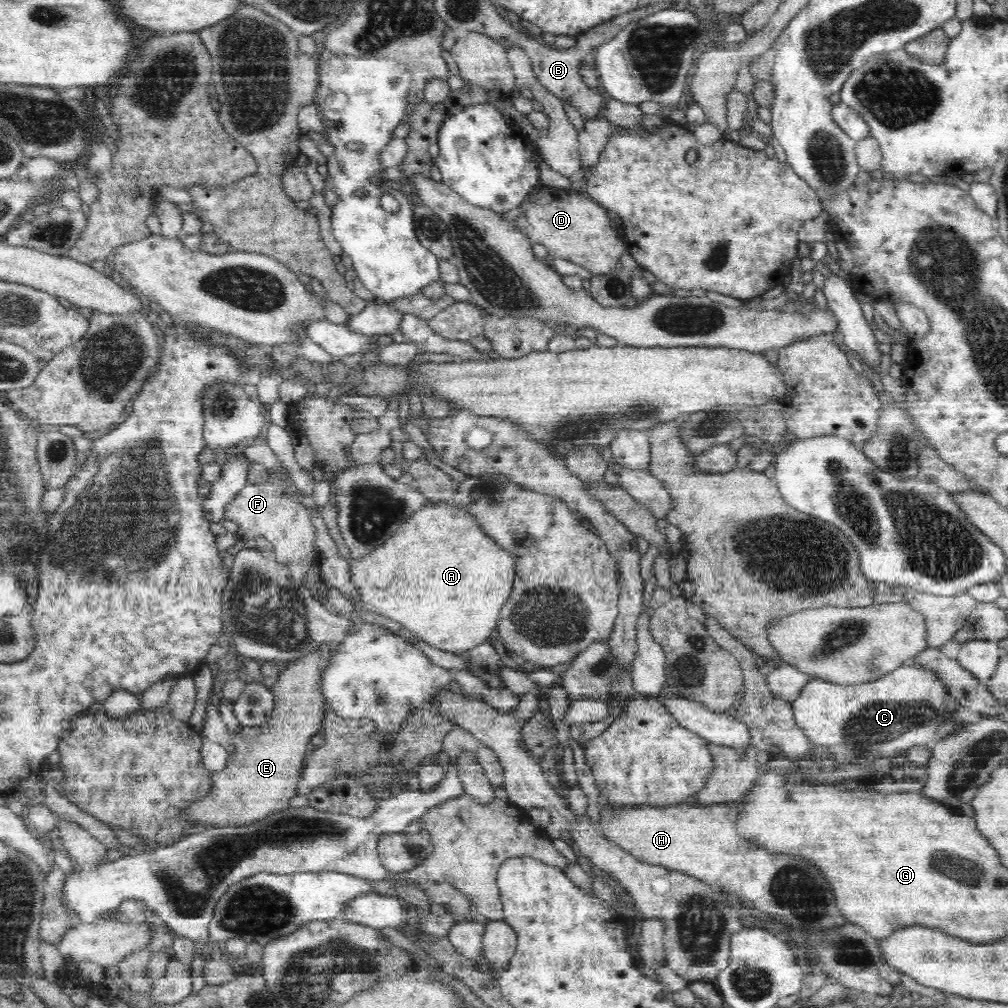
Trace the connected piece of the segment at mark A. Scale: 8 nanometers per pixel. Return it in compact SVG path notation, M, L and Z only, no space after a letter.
M444 501L420 507L374 552L347 563L360 606L364 606L360 610L390 618L415 638L452 654L472 650L487 641L497 628L500 612L508 602L508 592L512 592L512 576L516 576L516 559L486 536L462 506Z

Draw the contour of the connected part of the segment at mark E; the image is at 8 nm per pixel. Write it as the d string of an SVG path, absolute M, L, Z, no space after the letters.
M320 646L314 652L308 652L302 658L283 665L281 674L268 683L273 696L274 708L270 719L261 726L240 726L231 732L234 741L234 752L228 752L227 768L224 771L212 772L212 800L204 800L200 808L196 808L196 816L204 820L204 825L214 827L246 827L264 819L272 812L289 807L288 801L296 795L297 784L302 771L302 764L309 754L306 750L310 738L322 731L324 711L327 708L326 697L322 693L321 681L323 673L330 664L329 648Z

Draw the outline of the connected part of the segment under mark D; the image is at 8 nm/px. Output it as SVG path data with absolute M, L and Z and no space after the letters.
M546 185L535 187L530 194L530 199L520 204L522 213L514 224L528 235L532 245L543 244L548 256L566 259L592 275L607 275L627 264L621 258L627 247L617 235L617 223L610 221L609 212L596 201L570 189Z

